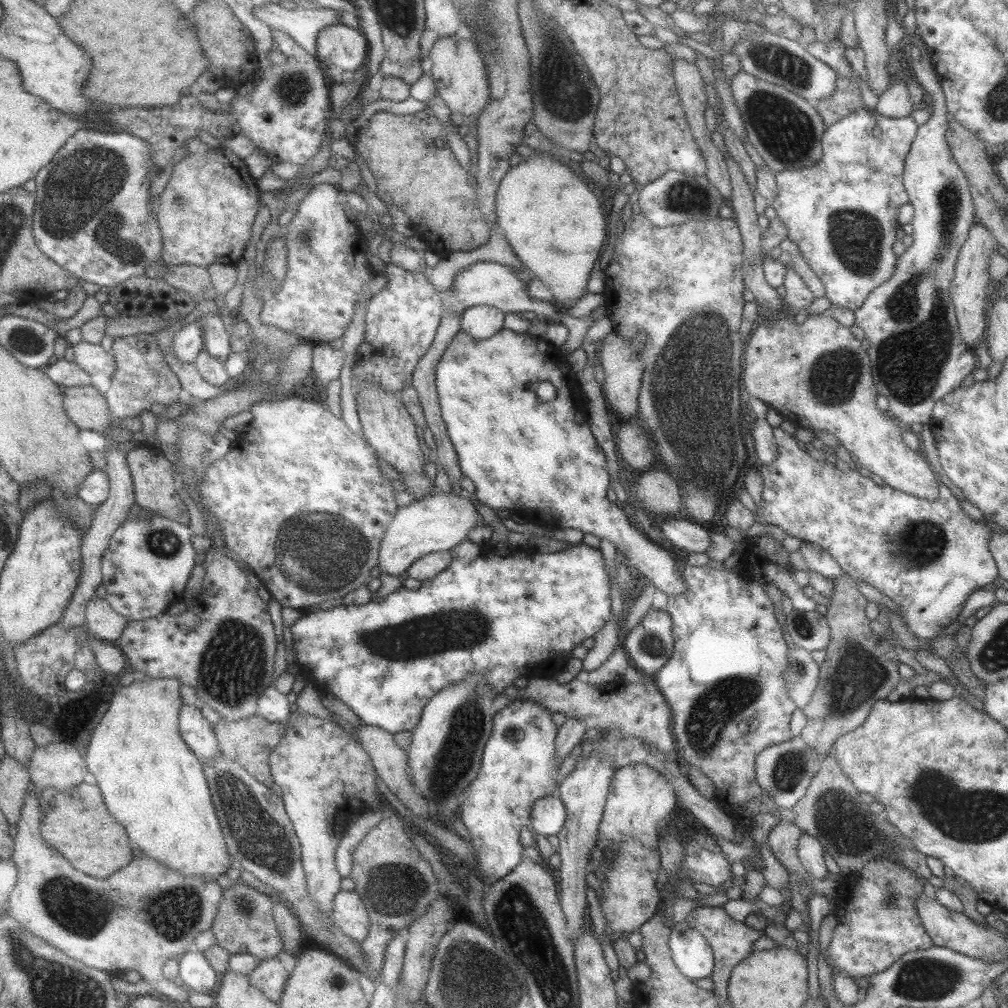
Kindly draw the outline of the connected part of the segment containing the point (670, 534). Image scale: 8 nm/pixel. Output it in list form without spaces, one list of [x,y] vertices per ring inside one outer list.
[[[666,518],[659,526],[661,534],[668,544],[687,552],[704,552],[710,545],[710,536],[701,525],[685,518]]]

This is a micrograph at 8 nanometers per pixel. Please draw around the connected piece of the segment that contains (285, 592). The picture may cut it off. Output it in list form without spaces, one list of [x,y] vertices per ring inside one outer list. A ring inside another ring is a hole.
[[[297,396],[283,398],[277,401],[257,402],[251,407],[252,419],[245,424],[246,427],[235,433],[230,451],[222,459],[215,460],[205,469],[203,481],[199,486],[200,502],[211,511],[219,521],[222,528],[225,547],[235,552],[236,556],[247,564],[253,574],[261,582],[270,596],[281,605],[306,611],[310,606],[327,599],[340,599],[365,584],[371,577],[369,572],[373,566],[378,566],[378,548],[391,517],[395,514],[395,493],[389,479],[383,476],[377,466],[377,453],[375,449],[360,434],[356,435],[349,430],[341,417],[335,416],[319,400],[301,400]]]

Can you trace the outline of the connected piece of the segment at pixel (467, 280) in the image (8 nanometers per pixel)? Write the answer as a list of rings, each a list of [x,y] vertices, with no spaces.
[[[474,262],[458,272],[449,282],[450,288],[441,293],[442,314],[459,313],[473,305],[494,306],[504,313],[534,312],[542,316],[558,318],[557,308],[550,301],[540,301],[530,297],[527,285],[515,274],[512,267],[494,262]]]

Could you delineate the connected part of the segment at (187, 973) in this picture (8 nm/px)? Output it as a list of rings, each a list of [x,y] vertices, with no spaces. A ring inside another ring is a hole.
[[[194,949],[186,951],[178,962],[178,976],[184,987],[199,993],[210,993],[219,976],[208,965],[203,954]]]

